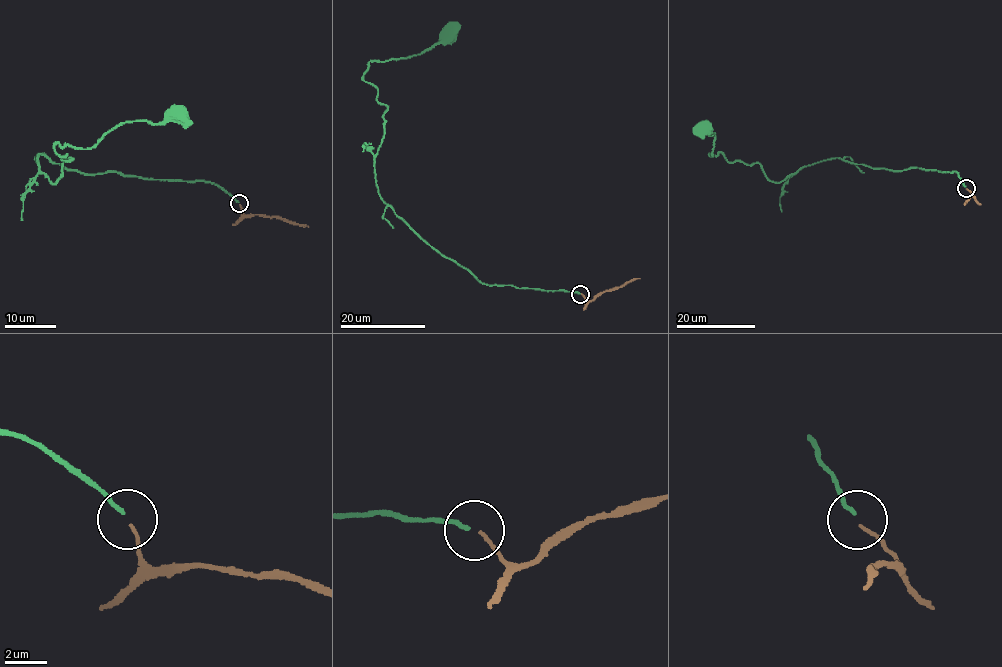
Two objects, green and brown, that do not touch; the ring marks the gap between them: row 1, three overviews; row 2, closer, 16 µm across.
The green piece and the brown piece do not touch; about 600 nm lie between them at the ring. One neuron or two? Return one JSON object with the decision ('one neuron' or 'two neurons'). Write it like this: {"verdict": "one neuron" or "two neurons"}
{"verdict": "one neuron"}

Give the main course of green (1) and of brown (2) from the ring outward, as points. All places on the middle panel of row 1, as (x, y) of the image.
1: (580, 293), (482, 284), (379, 193), (374, 159), (387, 109), (363, 80), (368, 63), (420, 55), (450, 34)
2: (581, 293), (593, 301), (603, 292), (640, 278)

